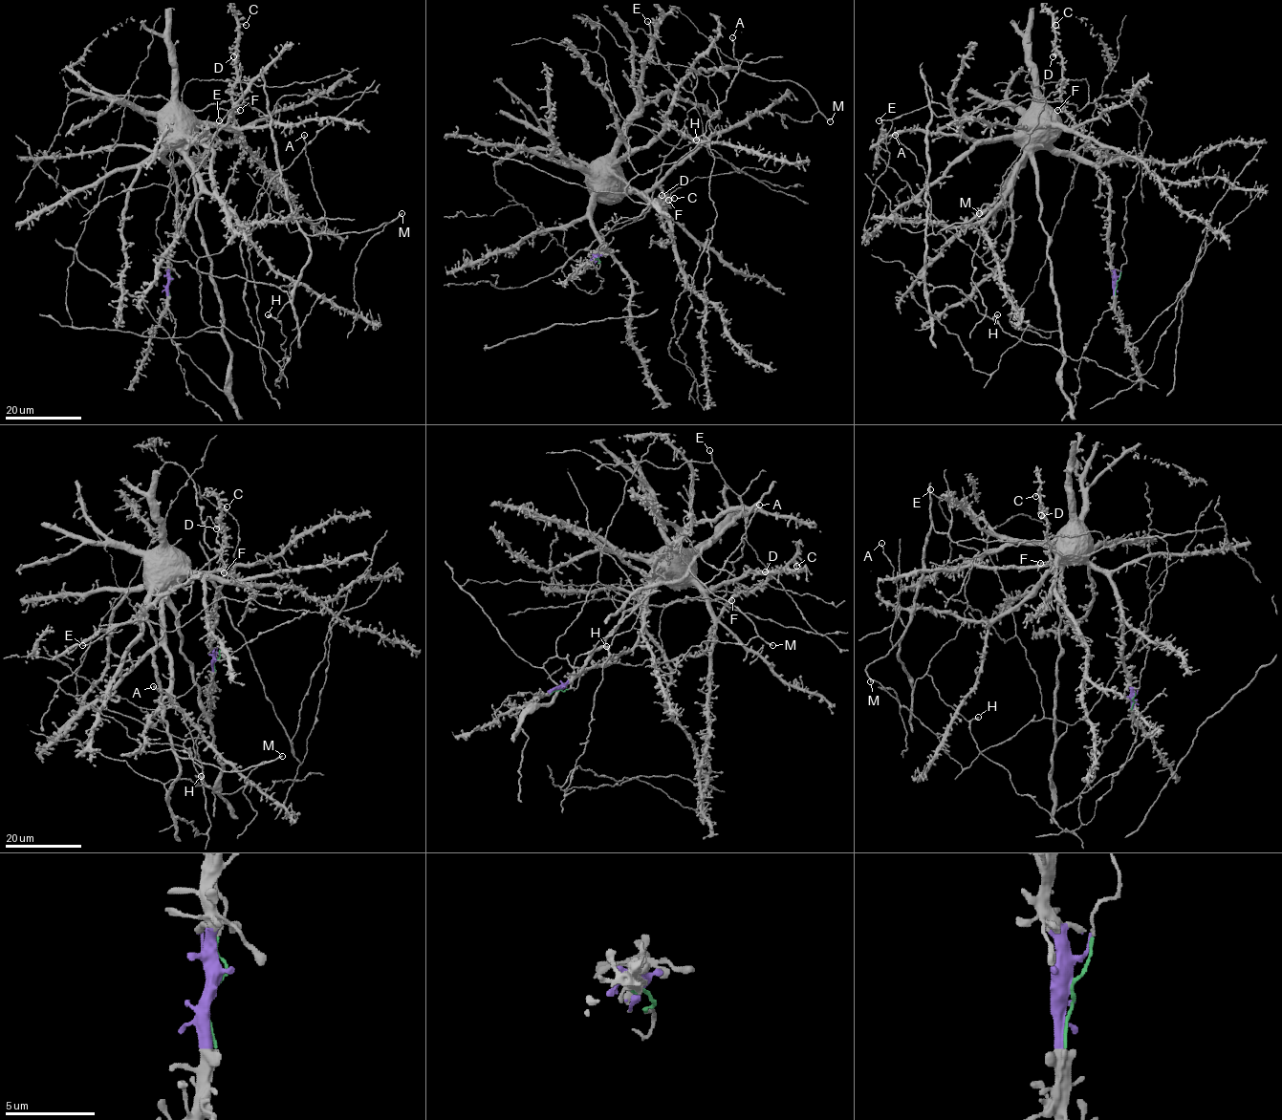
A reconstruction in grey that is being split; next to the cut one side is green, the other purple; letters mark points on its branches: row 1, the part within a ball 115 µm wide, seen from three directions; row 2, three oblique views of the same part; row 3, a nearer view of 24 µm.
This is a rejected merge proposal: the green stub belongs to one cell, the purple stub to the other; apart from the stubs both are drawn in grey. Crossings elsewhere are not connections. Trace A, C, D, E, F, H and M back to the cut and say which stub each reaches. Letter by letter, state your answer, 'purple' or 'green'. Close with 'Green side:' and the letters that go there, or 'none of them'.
A: green
C: green
D: green
E: green
F: green
H: green
M: green
Green side: A, C, D, E, F, H, M

